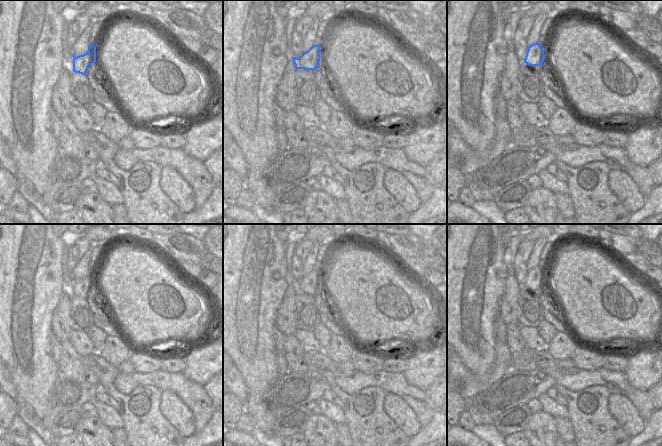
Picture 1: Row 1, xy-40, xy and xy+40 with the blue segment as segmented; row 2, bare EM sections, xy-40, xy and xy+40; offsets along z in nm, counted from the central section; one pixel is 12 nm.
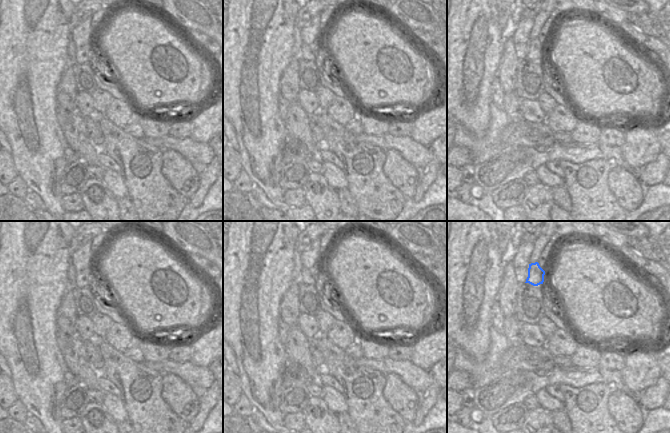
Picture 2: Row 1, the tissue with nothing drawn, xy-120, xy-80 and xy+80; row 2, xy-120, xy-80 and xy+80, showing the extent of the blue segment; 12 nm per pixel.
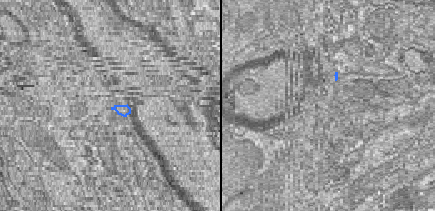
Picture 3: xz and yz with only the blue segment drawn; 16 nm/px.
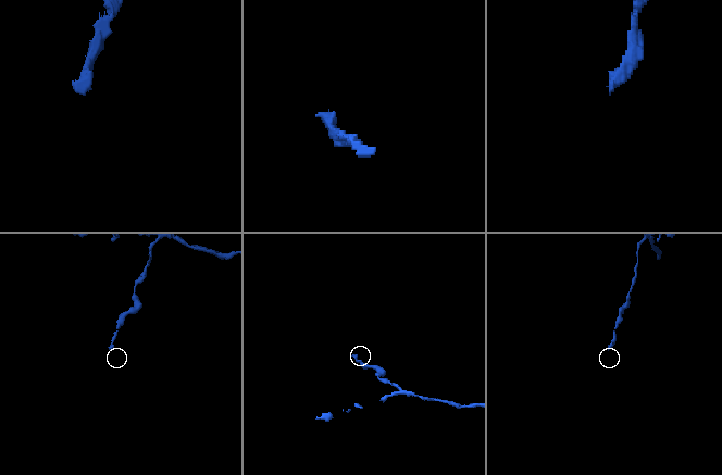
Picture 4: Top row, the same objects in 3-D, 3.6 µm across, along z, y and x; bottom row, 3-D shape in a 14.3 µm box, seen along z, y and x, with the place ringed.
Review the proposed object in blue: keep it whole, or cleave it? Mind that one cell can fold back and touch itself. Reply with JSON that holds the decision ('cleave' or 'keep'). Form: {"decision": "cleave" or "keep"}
{"decision": "cleave"}

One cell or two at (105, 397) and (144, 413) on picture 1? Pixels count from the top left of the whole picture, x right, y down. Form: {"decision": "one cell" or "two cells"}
{"decision": "two cells"}

